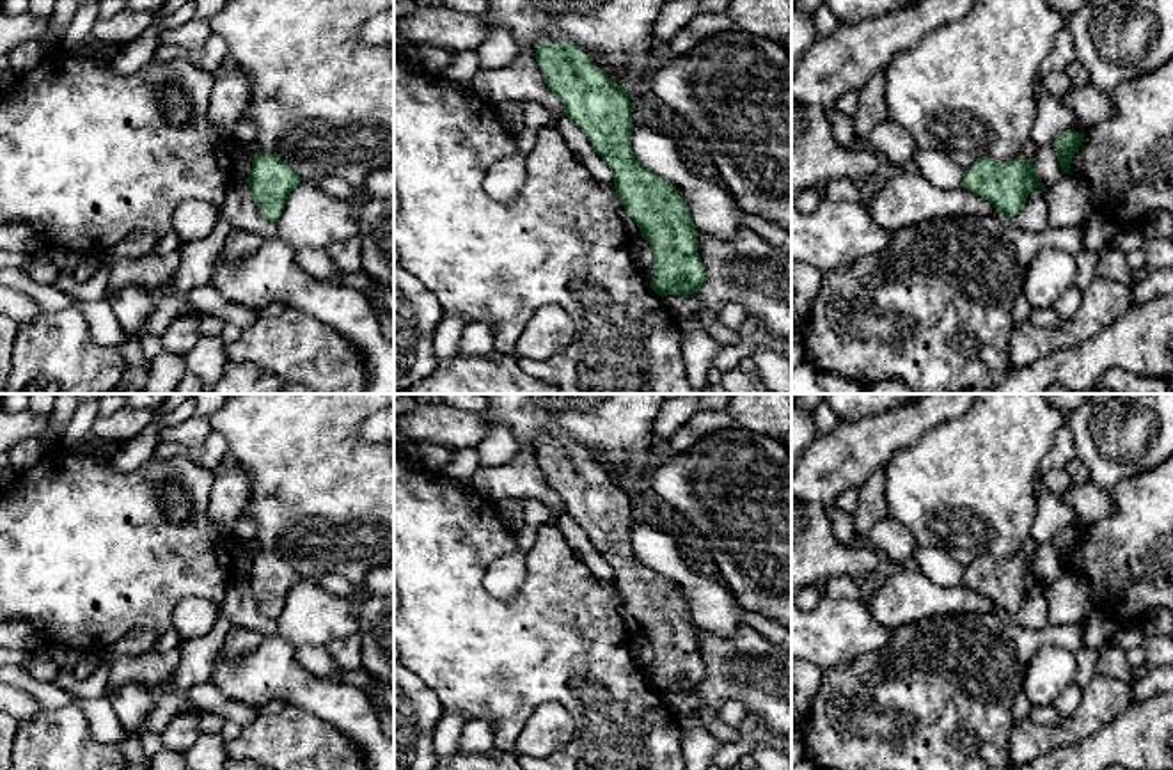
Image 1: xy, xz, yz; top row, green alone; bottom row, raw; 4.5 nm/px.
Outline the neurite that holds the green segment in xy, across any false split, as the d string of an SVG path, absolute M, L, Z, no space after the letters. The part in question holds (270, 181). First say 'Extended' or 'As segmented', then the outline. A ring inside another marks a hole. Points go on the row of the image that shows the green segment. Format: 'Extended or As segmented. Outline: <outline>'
As segmented. Outline: M257 151L247 185L259 213L275 224L282 215L289 192L300 181L300 176L280 158Z

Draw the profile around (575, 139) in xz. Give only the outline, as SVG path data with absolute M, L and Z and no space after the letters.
M566 115L559 119L555 130L563 135L570 153L589 170L594 181L614 190L614 174L594 151L586 133Z

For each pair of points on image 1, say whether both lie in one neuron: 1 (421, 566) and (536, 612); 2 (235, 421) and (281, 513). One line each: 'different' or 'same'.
1: same
2: same

